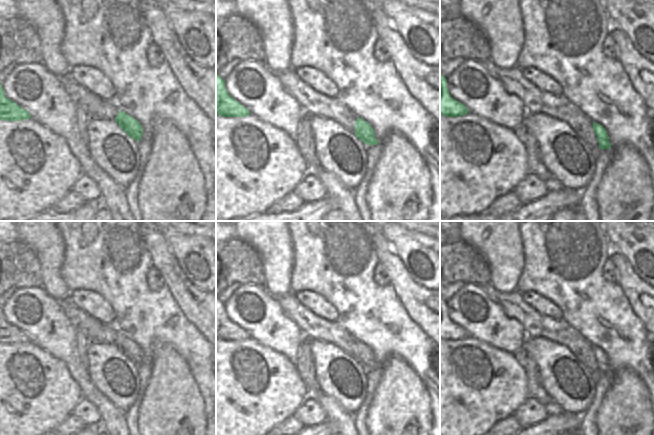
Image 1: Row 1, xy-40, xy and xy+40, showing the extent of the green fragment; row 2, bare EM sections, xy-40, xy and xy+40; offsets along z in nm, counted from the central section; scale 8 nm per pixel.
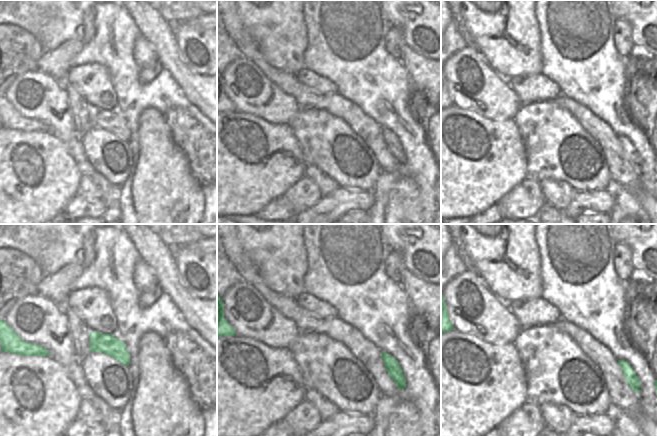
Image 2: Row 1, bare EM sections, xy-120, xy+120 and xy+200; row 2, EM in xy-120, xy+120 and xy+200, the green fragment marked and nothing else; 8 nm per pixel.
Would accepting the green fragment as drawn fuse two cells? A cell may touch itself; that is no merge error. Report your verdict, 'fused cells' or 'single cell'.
single cell

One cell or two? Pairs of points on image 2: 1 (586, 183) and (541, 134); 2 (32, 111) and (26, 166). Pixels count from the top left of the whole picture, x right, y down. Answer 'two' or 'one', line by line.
1: one
2: two

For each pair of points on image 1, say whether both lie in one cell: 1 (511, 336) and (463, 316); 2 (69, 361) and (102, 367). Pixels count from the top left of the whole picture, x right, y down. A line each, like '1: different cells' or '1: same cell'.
1: same cell
2: different cells

